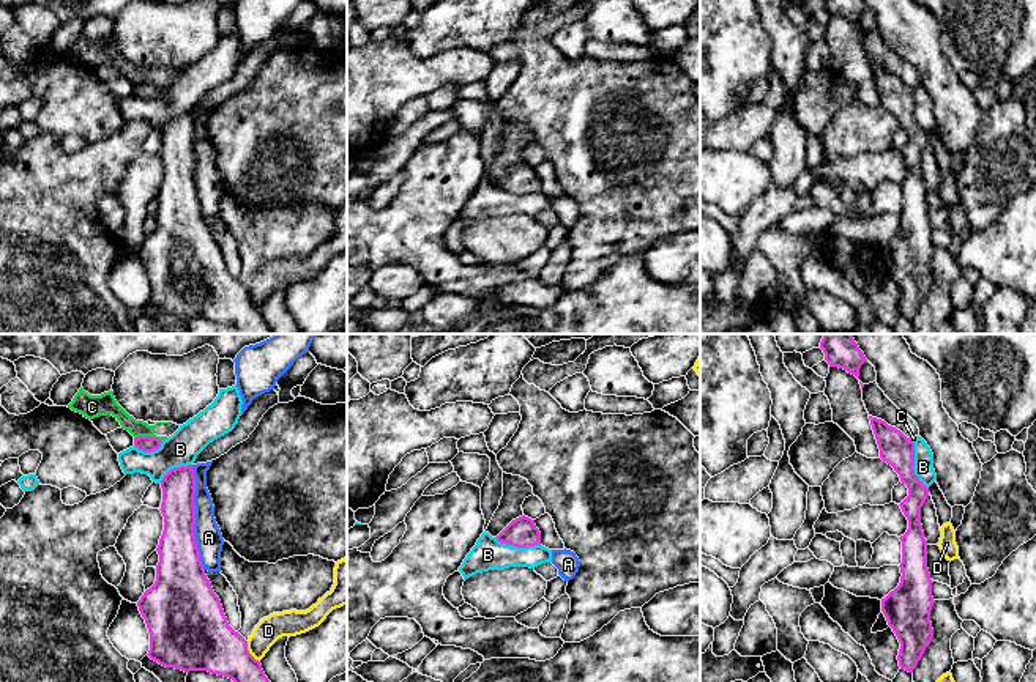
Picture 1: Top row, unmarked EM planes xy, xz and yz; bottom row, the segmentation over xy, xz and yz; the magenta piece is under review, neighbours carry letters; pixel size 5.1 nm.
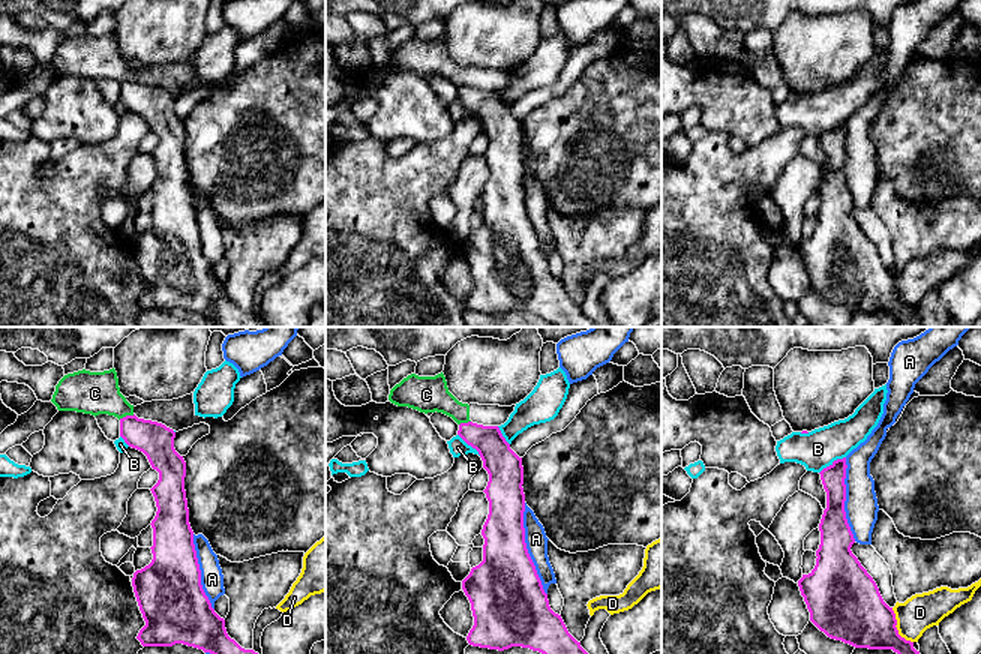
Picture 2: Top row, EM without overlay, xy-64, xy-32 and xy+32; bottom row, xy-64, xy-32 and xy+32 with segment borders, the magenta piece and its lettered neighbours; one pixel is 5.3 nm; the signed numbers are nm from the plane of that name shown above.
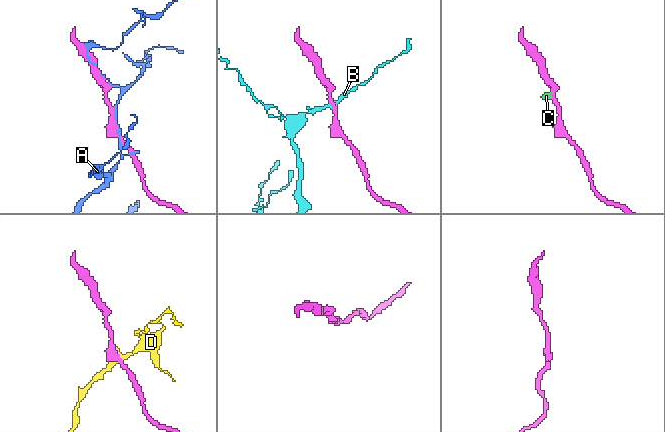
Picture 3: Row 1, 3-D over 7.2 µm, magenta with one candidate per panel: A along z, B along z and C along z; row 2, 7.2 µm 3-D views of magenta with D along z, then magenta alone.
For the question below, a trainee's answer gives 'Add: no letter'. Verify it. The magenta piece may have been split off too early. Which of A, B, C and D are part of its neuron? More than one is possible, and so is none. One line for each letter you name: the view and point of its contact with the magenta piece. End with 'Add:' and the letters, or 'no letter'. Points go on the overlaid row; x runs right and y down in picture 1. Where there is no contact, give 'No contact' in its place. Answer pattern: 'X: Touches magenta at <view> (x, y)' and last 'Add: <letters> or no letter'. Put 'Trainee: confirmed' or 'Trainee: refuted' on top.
Trainee: confirmed
Add: no letter

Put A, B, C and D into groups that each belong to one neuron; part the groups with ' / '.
A / B / C / D

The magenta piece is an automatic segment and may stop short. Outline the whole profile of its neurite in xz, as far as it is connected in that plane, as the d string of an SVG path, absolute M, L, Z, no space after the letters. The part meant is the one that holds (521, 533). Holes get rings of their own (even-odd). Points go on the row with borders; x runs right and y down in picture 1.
M525 515L512 520L495 539L517 548L541 545L541 532L535 520Z

